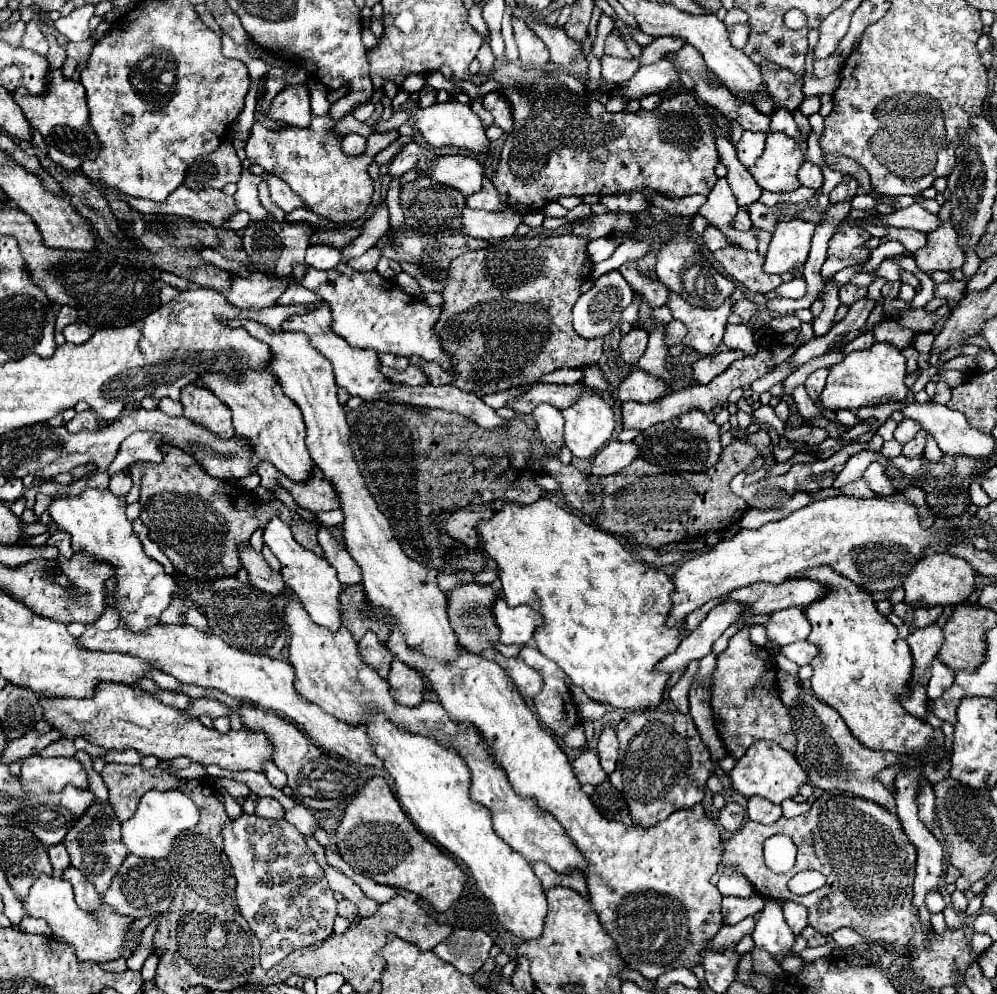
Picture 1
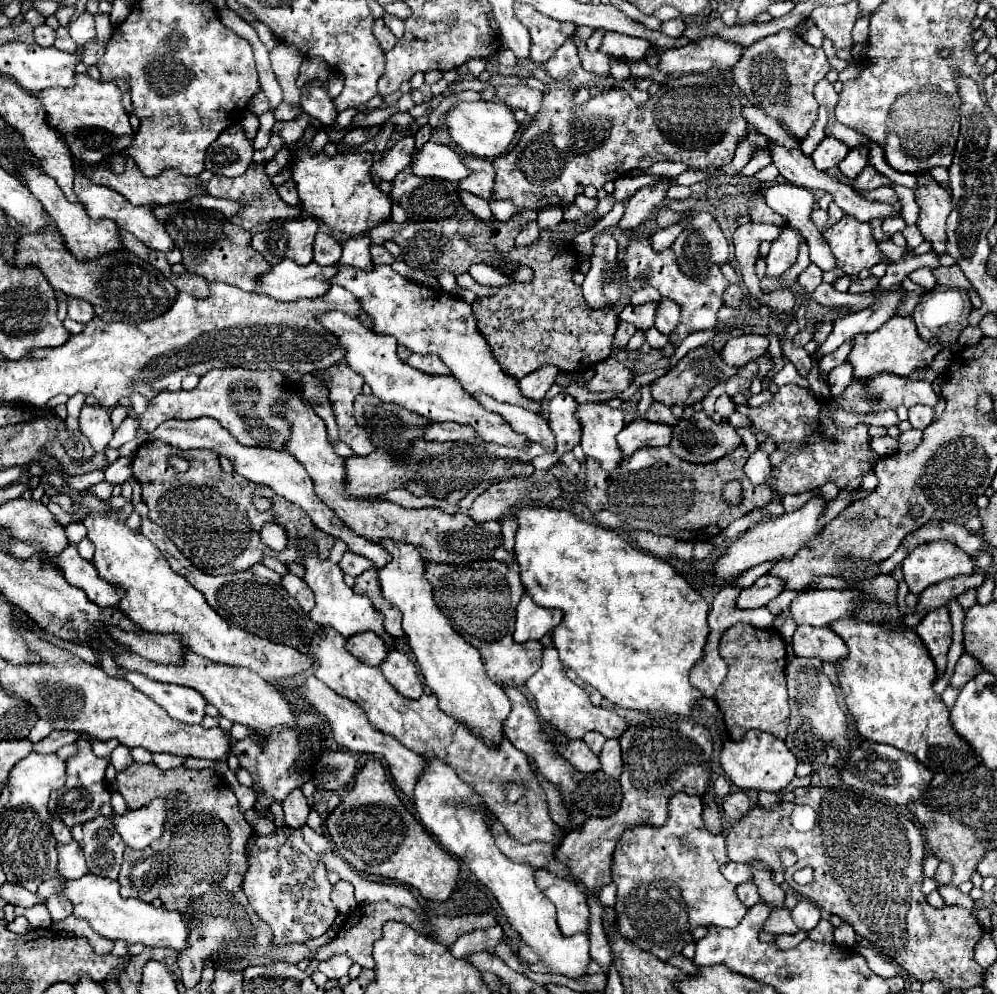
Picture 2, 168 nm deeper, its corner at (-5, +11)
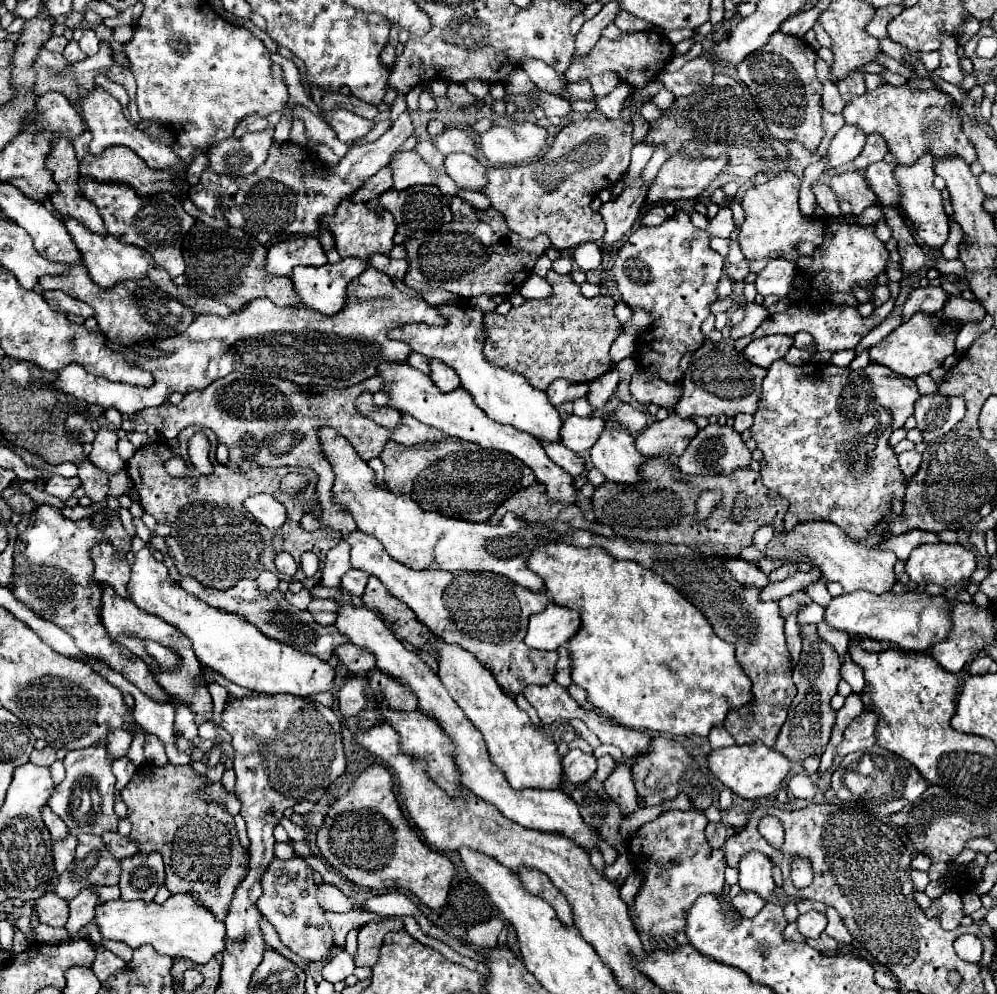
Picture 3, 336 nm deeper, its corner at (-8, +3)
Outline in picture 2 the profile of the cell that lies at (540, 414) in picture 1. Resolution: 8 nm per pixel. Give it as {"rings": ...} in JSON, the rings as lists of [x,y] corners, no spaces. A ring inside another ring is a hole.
{"rings":[[[558,393],[550,401],[550,405],[548,405],[548,425],[554,431],[556,450],[546,460],[541,460],[541,456],[534,458],[531,463],[536,470],[549,469],[558,462],[564,453],[572,451],[574,445],[580,443],[582,427],[580,427],[580,421],[576,417],[576,409],[578,409],[578,403],[568,393]]]}

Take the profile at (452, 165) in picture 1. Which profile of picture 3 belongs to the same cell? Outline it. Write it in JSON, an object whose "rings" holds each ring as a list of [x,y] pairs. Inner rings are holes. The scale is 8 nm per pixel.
{"rings":[[[415,151],[397,153],[391,161],[393,187],[407,189],[413,185],[433,185],[433,167],[423,161]]]}

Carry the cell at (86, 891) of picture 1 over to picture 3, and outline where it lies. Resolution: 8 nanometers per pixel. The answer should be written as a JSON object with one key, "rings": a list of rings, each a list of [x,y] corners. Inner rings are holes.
{"rings":[[[73,835],[61,839],[61,841],[55,841],[53,843],[53,859],[55,859],[55,871],[61,875],[67,871],[69,863],[73,861],[73,855],[75,855],[75,847],[77,847],[77,839]]]}

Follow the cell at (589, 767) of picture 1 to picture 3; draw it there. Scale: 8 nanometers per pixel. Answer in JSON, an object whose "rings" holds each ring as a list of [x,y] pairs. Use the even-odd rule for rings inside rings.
{"rings":[[[569,749],[569,753],[563,757],[563,773],[573,785],[587,781],[591,775],[595,775],[595,769],[597,763],[593,753],[585,753],[581,749]]]}

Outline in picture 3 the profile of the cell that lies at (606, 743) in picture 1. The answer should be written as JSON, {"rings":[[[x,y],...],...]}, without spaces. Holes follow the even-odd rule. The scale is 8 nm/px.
{"rings":[[[615,763],[615,769],[611,771],[611,775],[605,779],[605,791],[609,793],[609,797],[627,811],[633,811],[637,807],[637,791],[633,785],[633,777],[631,777],[631,767],[625,763]]]}

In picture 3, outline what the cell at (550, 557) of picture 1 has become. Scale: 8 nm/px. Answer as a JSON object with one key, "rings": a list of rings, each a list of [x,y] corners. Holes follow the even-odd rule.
{"rings":[[[539,539],[537,549],[533,549],[529,553],[527,559],[527,567],[537,573],[543,579],[545,585],[545,593],[551,597],[551,603],[557,603],[561,607],[573,609],[581,615],[581,627],[579,633],[575,633],[575,637],[567,643],[567,649],[571,653],[571,679],[575,685],[579,685],[581,689],[587,691],[589,701],[599,707],[601,711],[605,711],[609,717],[613,717],[615,721],[619,721],[625,727],[633,727],[633,729],[649,729],[649,731],[659,731],[659,733],[673,733],[673,735],[709,735],[713,725],[721,725],[725,715],[731,709],[739,709],[741,705],[749,703],[753,699],[751,695],[751,681],[749,677],[743,673],[741,665],[735,659],[735,651],[733,645],[727,641],[721,641],[715,631],[711,629],[711,623],[703,617],[703,613],[699,613],[699,609],[695,609],[695,605],[691,605],[673,585],[665,583],[663,577],[659,577],[659,573],[655,573],[653,569],[645,569],[635,561],[621,561],[615,559],[613,555],[609,555],[603,547],[575,547],[575,545],[567,545],[567,543],[557,543],[557,541],[545,541]]]}

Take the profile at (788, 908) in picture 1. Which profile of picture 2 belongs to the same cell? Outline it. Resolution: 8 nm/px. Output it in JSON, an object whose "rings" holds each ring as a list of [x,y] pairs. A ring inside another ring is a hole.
{"rings":[[[806,899],[798,901],[798,905],[792,909],[792,919],[794,919],[794,923],[796,923],[800,929],[804,929],[804,931],[814,929],[814,927],[818,925],[820,917],[822,917],[822,915],[820,915],[820,909],[818,909],[812,901],[806,901]]]}

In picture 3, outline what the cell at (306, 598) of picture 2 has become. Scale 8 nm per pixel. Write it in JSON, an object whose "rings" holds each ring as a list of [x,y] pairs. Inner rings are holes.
{"rings":[[[311,599],[307,611],[313,615],[313,619],[321,625],[333,625],[337,615],[337,601],[331,599]]]}

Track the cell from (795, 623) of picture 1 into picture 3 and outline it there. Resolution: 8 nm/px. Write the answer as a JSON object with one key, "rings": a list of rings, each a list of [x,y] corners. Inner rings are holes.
{"rings":[[[855,591],[833,597],[825,607],[823,621],[837,631],[849,635],[865,635],[877,641],[889,641],[905,651],[927,651],[933,643],[939,643],[947,637],[951,627],[951,611],[943,597],[931,597],[927,593],[909,591],[909,593],[867,593]]]}

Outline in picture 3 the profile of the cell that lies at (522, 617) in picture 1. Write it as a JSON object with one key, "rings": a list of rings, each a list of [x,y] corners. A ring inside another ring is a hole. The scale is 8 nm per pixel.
{"rings":[[[549,603],[543,613],[535,613],[529,617],[525,645],[533,649],[555,651],[577,633],[579,623],[579,613]]]}

